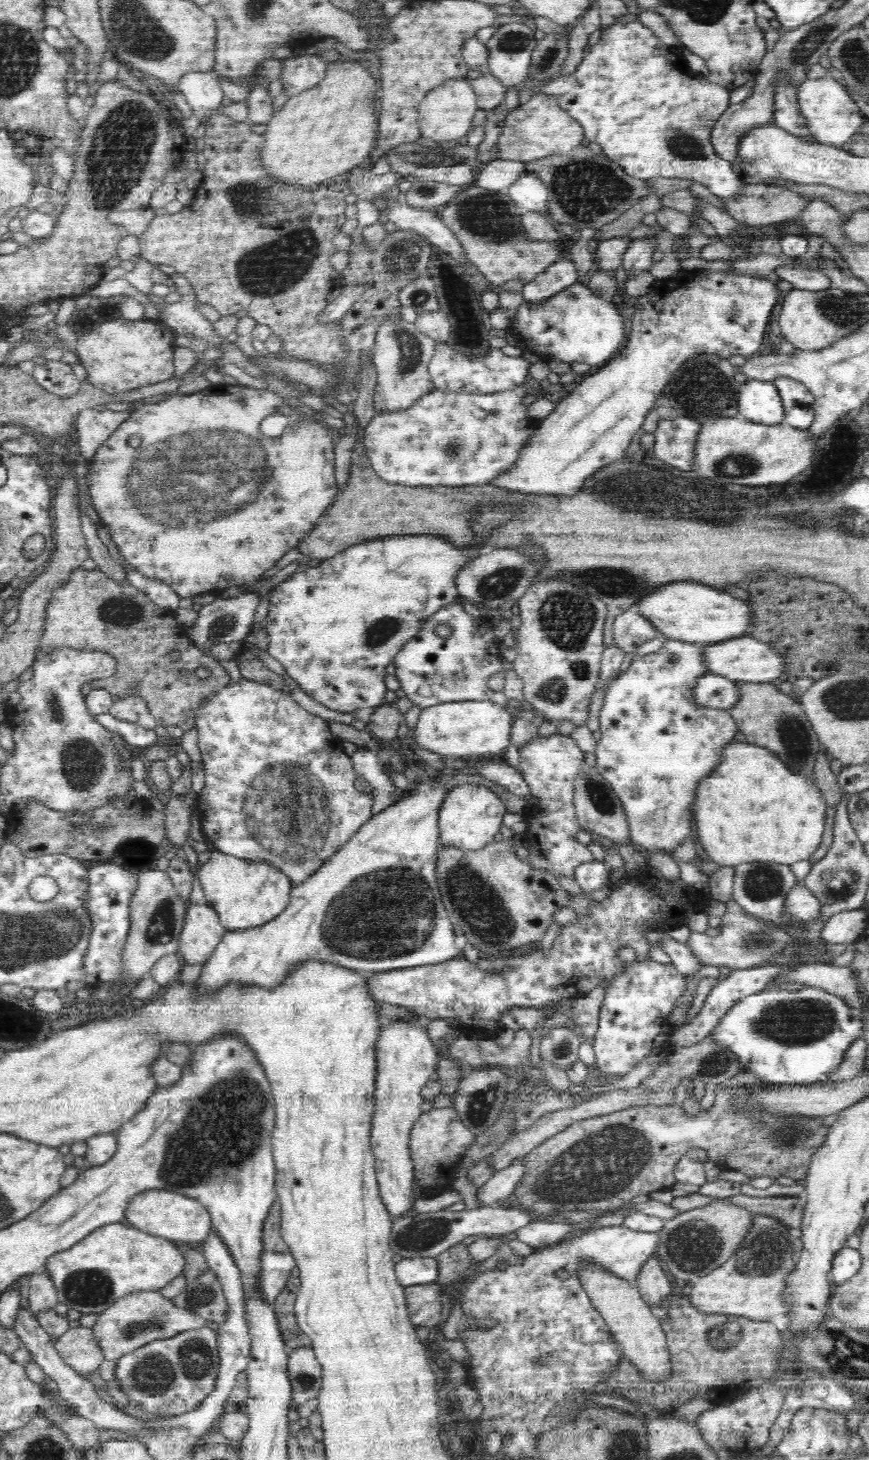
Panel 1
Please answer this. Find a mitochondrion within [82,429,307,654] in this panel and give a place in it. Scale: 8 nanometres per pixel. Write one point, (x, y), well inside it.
(121, 611)

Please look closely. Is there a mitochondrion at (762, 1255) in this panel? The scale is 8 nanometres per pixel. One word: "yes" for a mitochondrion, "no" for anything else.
yes

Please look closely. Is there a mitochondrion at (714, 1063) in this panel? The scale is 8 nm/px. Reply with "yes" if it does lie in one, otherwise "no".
yes

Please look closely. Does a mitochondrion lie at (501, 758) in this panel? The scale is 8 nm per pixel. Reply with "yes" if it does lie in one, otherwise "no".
no

